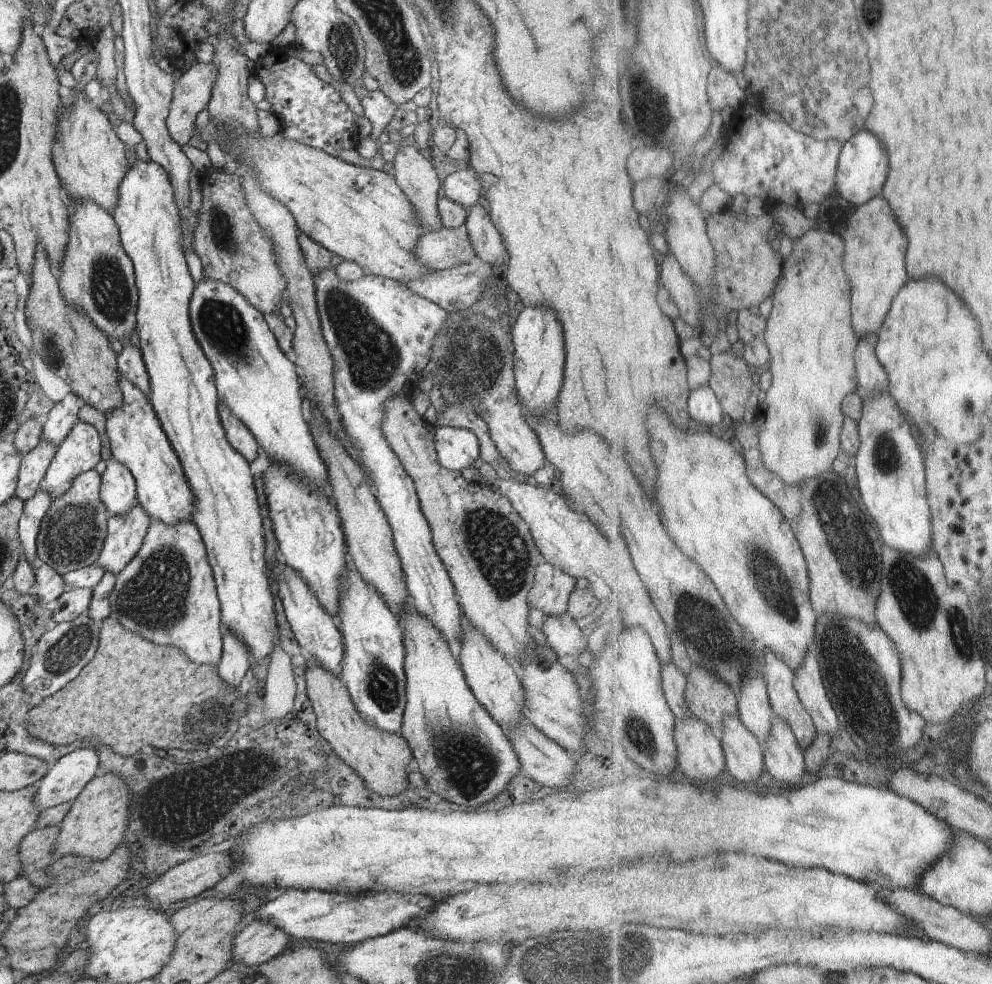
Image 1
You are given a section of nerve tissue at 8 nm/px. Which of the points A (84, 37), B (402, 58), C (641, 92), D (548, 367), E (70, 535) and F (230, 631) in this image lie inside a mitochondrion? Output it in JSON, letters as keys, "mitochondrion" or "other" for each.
{"A":"other","B":"mitochondrion","C":"mitochondrion","D":"other","E":"mitochondrion","F":"other"}

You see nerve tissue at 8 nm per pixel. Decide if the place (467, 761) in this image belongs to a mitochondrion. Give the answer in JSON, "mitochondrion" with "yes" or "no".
{"mitochondrion":"yes"}

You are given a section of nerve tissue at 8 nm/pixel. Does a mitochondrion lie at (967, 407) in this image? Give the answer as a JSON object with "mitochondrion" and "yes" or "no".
{"mitochondrion":"yes"}

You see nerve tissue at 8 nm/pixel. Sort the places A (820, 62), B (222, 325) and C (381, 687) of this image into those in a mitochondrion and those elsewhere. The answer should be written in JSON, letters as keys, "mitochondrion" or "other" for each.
{"A":"mitochondrion","B":"mitochondrion","C":"mitochondrion"}

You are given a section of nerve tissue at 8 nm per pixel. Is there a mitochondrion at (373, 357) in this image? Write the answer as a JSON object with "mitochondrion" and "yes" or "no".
{"mitochondrion":"yes"}

